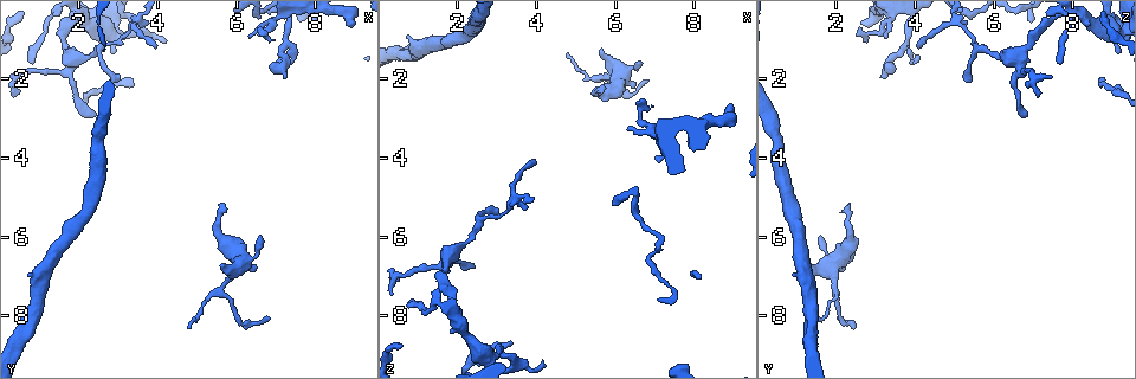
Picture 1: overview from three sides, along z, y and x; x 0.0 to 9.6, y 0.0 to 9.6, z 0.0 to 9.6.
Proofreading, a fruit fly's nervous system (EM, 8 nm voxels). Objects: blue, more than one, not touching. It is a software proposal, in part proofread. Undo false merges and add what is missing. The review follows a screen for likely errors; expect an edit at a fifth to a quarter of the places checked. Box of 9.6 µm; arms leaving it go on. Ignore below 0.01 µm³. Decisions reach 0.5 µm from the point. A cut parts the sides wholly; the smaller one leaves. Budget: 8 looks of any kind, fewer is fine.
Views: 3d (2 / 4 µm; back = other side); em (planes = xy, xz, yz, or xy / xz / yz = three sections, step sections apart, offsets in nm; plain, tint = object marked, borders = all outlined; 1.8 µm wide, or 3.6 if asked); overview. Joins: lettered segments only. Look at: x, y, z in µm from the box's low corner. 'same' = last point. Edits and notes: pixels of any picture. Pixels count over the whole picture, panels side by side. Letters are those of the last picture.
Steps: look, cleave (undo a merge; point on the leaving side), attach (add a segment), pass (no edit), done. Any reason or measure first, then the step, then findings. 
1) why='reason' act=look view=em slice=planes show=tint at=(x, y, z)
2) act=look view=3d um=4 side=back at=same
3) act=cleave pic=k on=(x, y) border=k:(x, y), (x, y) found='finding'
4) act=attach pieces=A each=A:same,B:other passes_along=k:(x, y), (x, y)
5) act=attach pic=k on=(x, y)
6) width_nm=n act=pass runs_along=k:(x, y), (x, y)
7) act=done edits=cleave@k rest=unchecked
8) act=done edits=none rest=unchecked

why='branch stops here' act=look view=3d um=2 at=(5.65, 6.75, 1.20)

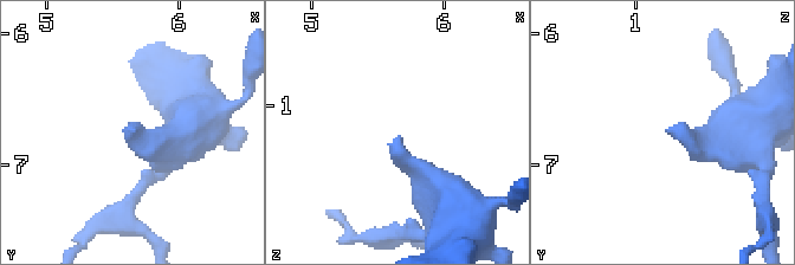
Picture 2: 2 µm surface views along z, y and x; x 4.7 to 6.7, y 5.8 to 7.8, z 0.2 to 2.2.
act=look view=em slice=planes show=borders at=(5.64, 6.74, 1.24)

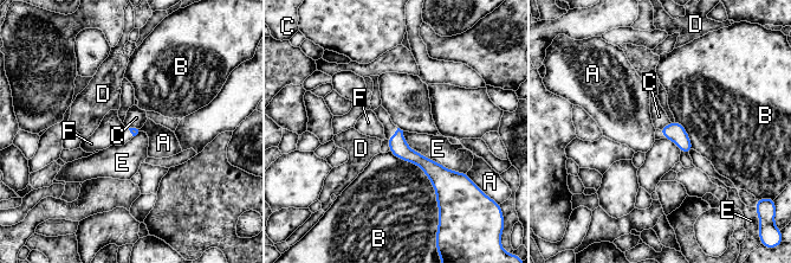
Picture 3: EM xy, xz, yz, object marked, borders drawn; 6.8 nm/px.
act=pass each=A:other,B:other,C:other,D:other,E:other,F:other runs_along=3:(391, 140), (440, 177), (451, 177) found='none of them fits'

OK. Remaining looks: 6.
why='free end' act=look view=3d um=4 at=(8.95, 0.65, 2.75)

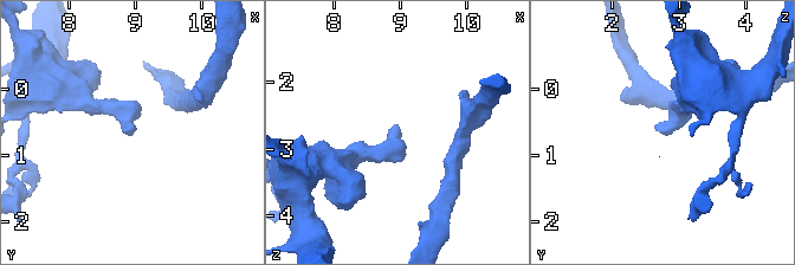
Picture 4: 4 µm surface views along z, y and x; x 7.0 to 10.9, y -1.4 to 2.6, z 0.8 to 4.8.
why='now the EM' act=look view=em slice=xy step=4 show=borders at=(8.95, 0.65, 2.70)

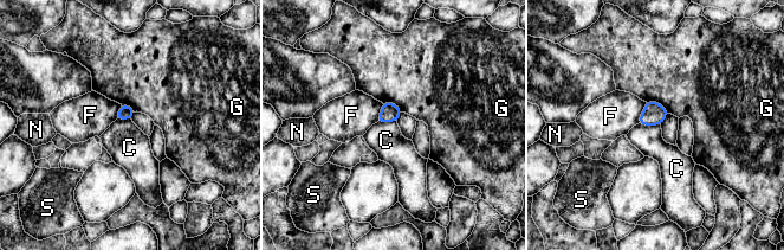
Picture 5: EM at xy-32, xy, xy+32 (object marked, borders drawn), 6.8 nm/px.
longest_contact=G:190nm act=pass each=C:other,F:other,G:other,N:other,S:other found='no lettered segment goes on from it'

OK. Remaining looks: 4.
why='arms part here' act=look view=em slice=xy step=16 show=tint at=(7.15, 1.20, 3.85)

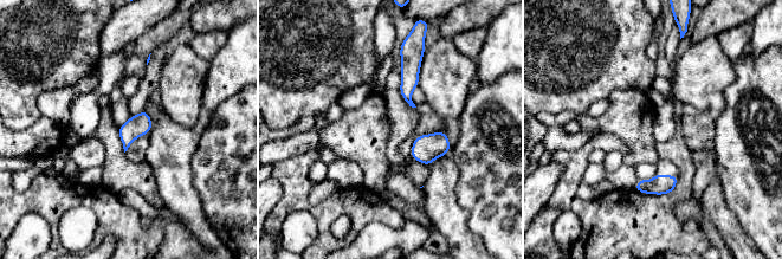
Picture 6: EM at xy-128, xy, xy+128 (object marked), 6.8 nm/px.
why='cut it another way' act=look view=em slice=planes show=tint at=same

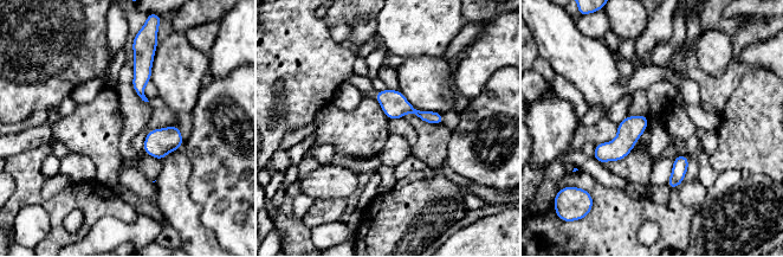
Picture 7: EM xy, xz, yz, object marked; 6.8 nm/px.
why='see the neighbours' act=look view=em slice=planes show=borders at=same

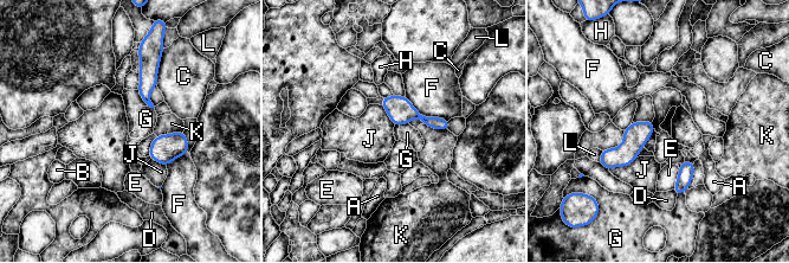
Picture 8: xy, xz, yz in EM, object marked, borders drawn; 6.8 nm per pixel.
width_nm=170 act=pass each=A:other,B:other,C:other,D:other,E:other,F:other,G:other,H:other,J:other,K:other,L:other border=8:(636, 156), (628, 165), (608, 170) found='all the same cell'

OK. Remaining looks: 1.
act=done edits=none rest=unchecked

